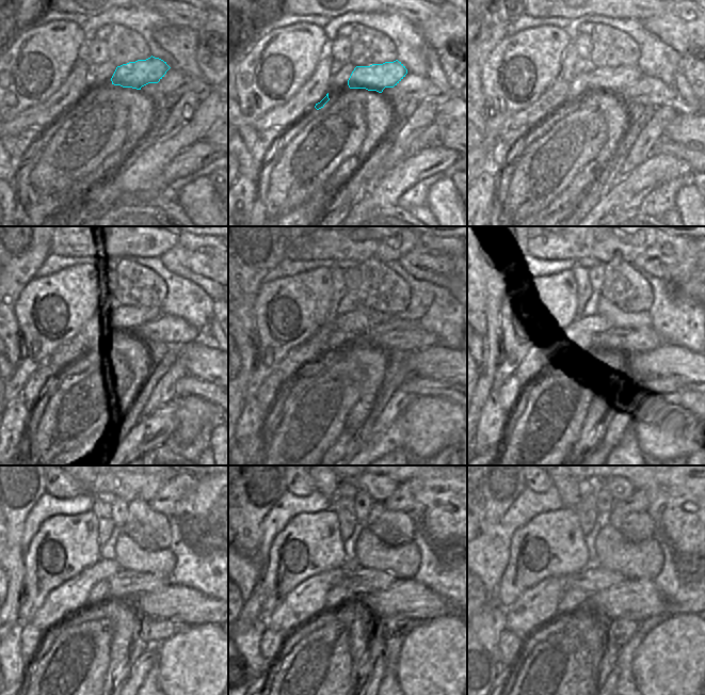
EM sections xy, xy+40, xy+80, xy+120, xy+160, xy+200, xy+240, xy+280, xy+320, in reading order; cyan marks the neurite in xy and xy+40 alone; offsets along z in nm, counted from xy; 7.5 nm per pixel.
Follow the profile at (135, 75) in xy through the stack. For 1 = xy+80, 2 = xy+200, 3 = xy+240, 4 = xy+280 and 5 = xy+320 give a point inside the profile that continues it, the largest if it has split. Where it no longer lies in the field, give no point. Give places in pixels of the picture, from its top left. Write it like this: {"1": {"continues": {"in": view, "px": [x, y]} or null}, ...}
{"1": {"continues": {"in": "xy+80", "px": [601, 79]}}, "2": {"continues": {"in": "xy+200", "px": [550, 358]}}, "3": {"continues": {"in": "xy+240", "px": [69, 599]}}, "4": {"continues": {"in": "xy+280", "px": [302, 604]}}, "5": {"continues": {"in": "xy+320", "px": [535, 607]}}}

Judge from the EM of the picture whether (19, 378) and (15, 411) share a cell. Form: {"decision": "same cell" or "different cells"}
{"decision": "different cells"}

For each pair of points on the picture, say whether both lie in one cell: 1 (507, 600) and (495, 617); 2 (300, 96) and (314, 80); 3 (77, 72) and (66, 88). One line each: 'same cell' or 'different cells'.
1: different cells
2: same cell
3: same cell

